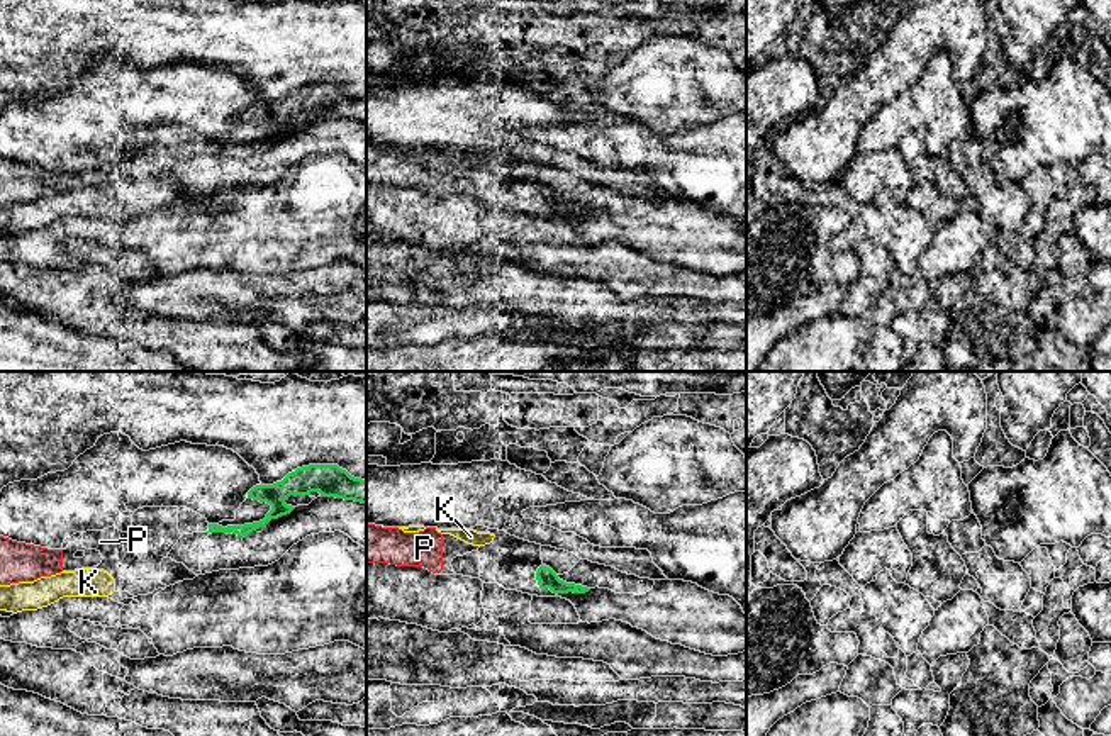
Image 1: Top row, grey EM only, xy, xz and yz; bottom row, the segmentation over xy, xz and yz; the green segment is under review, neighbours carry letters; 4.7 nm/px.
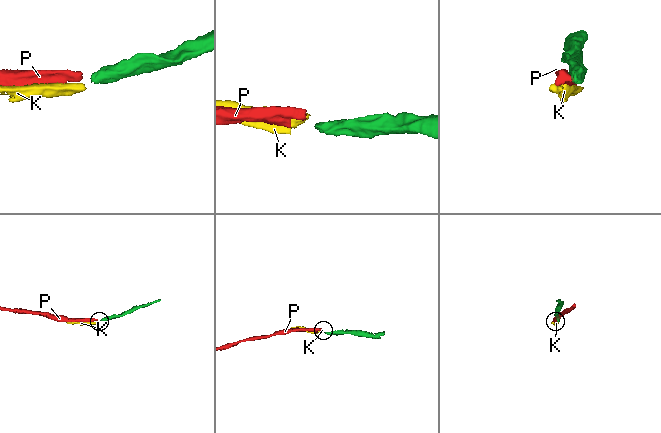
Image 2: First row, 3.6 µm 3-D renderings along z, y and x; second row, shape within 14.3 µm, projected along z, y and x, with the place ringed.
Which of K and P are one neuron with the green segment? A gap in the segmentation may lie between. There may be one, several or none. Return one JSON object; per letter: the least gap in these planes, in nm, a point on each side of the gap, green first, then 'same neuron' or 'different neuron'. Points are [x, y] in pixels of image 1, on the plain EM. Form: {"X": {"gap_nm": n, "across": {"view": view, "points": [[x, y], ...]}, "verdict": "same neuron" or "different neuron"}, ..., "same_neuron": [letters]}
{"K": {"gap_nm": 260, "across": {"view": "xz", "points": [[538, 189], [492, 160]]}, "verdict": "different neuron"}, "P": {"gap_nm": 440, "across": {"view": "xz", "points": [[536, 192], [441, 189]]}, "verdict": "same neuron"}, "same_neuron": ["P"]}

